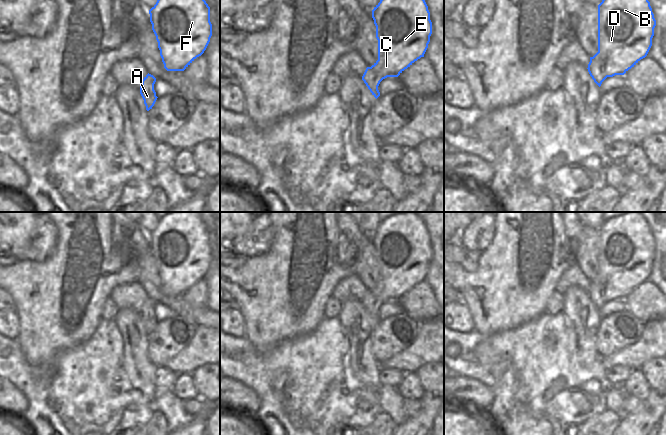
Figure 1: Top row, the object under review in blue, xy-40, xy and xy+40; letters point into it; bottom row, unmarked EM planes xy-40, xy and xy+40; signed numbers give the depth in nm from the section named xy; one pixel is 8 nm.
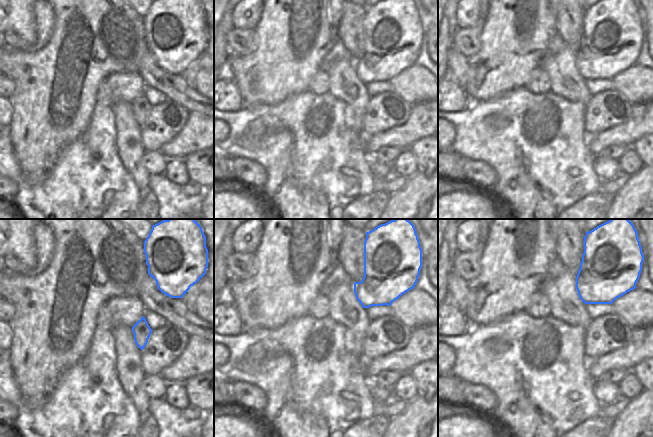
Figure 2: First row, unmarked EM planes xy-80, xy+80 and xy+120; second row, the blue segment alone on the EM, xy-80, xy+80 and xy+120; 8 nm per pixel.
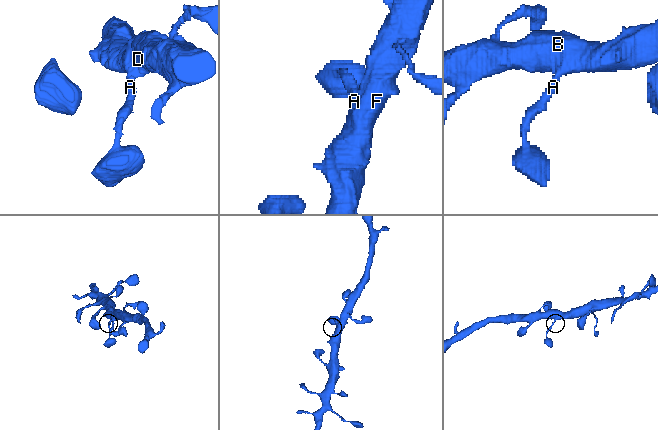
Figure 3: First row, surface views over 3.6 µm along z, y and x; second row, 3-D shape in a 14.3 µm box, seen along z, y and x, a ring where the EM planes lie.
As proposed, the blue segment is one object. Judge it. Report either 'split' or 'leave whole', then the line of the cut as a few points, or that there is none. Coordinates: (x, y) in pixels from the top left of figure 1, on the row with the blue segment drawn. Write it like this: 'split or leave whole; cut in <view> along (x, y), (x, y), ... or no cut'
leave whole; no cut

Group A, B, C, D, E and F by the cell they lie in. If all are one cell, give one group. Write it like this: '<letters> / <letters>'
A B C D E F

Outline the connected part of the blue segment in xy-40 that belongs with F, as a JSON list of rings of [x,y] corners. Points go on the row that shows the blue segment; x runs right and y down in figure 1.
[[[157,0],[149,14],[167,71],[184,71],[204,53],[212,36],[205,0]]]

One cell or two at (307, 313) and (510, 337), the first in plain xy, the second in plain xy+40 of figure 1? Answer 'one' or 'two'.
two

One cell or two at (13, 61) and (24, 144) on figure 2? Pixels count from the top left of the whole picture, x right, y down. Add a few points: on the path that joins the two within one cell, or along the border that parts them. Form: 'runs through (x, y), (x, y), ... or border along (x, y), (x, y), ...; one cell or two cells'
runs through (24, 82), (24, 123); one cell

